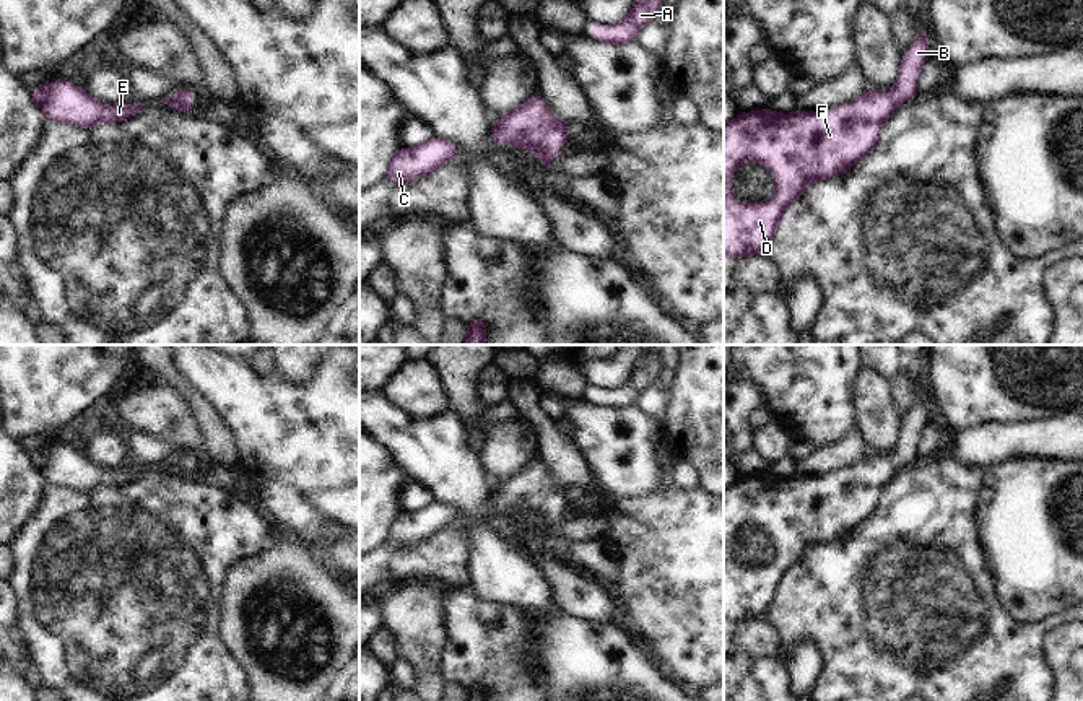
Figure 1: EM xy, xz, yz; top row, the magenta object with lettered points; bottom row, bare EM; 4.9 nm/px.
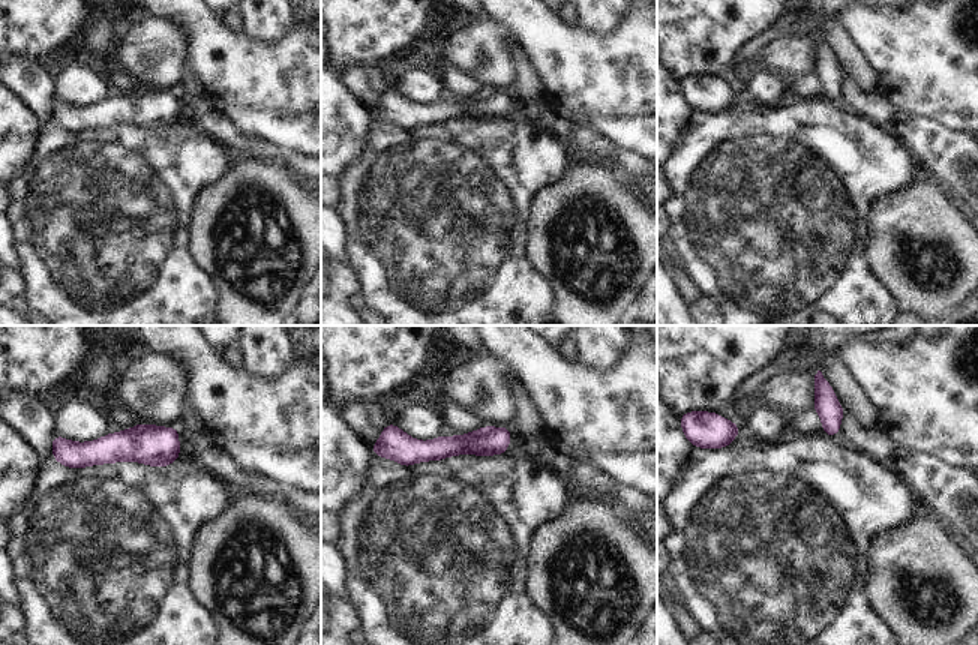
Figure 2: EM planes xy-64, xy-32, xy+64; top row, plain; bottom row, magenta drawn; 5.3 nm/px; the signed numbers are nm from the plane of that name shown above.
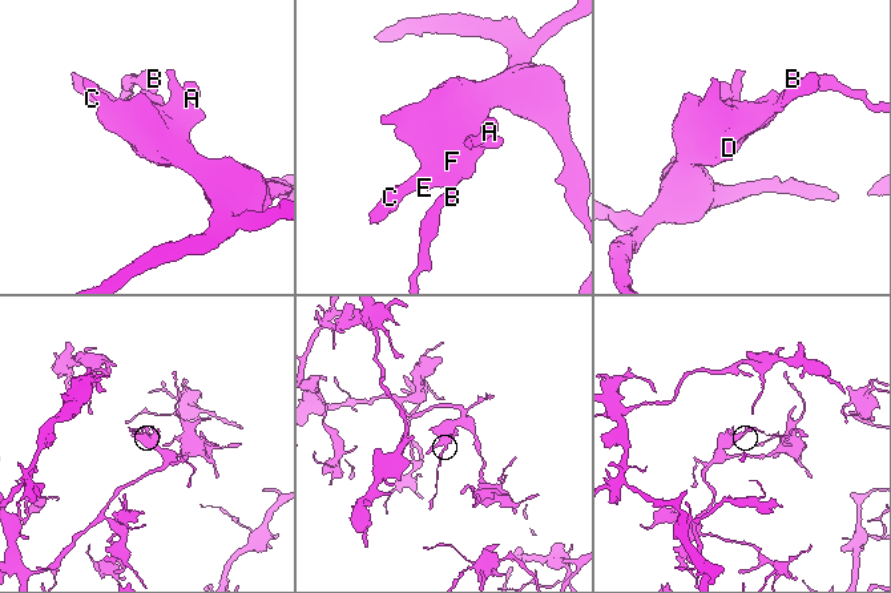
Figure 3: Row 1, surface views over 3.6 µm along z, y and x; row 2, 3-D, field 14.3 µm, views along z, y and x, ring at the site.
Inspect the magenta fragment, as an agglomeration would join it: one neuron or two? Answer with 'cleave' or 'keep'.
keep

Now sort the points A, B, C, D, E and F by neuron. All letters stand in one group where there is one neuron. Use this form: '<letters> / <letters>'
A B C D E F

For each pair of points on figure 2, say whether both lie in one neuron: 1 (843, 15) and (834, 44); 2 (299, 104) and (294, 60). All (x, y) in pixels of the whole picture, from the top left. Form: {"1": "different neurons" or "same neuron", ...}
{"1": "different neurons", "2": "same neuron"}

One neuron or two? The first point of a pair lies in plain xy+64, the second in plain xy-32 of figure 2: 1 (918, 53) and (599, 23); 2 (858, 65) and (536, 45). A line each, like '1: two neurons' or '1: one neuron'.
1: two neurons
2: two neurons

